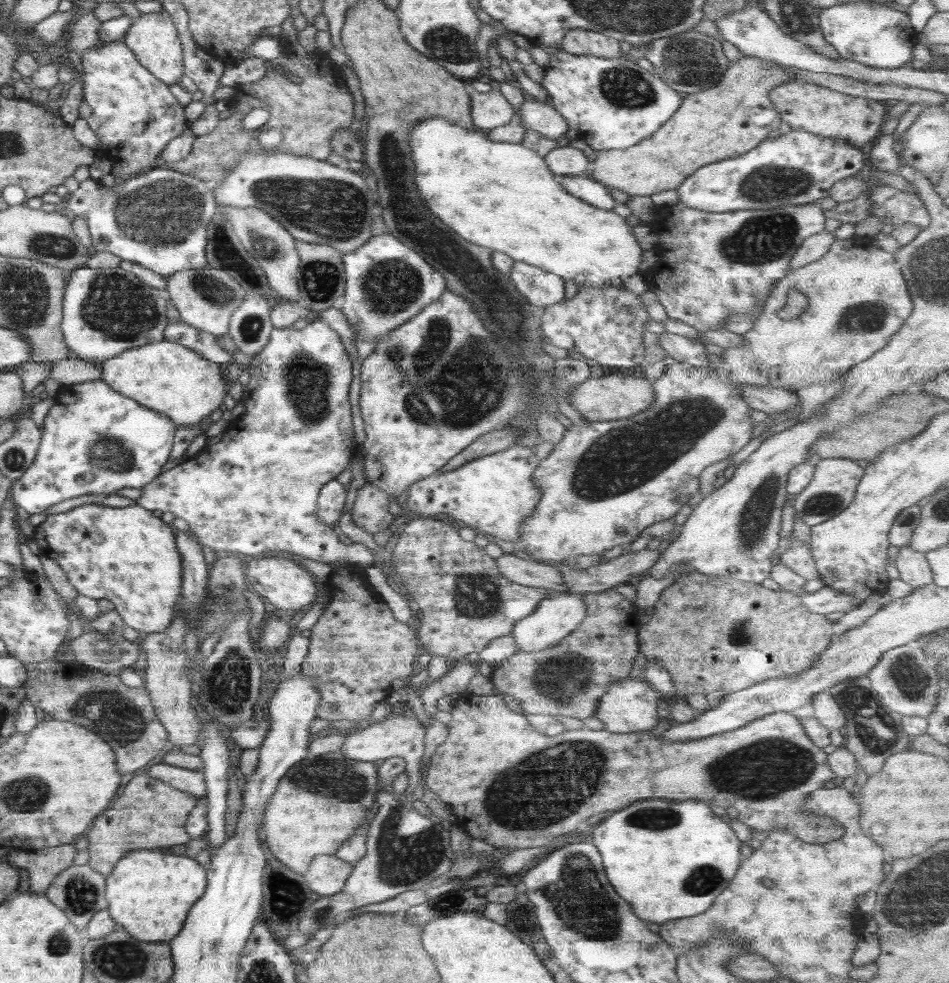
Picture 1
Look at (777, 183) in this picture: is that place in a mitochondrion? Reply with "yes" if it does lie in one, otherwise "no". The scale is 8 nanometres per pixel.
yes

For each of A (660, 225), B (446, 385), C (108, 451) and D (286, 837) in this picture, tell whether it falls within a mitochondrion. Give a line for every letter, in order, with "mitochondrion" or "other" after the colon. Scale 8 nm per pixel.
A: other
B: mitochondrion
C: mitochondrion
D: other

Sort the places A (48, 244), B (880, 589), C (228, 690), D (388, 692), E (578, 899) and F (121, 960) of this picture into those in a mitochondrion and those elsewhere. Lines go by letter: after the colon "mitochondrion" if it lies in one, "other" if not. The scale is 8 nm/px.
A: mitochondrion
B: other
C: mitochondrion
D: other
E: mitochondrion
F: mitochondrion

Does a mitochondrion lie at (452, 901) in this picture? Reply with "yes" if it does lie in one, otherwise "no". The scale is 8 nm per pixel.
yes

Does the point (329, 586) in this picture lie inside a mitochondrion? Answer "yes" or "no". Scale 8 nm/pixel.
no

